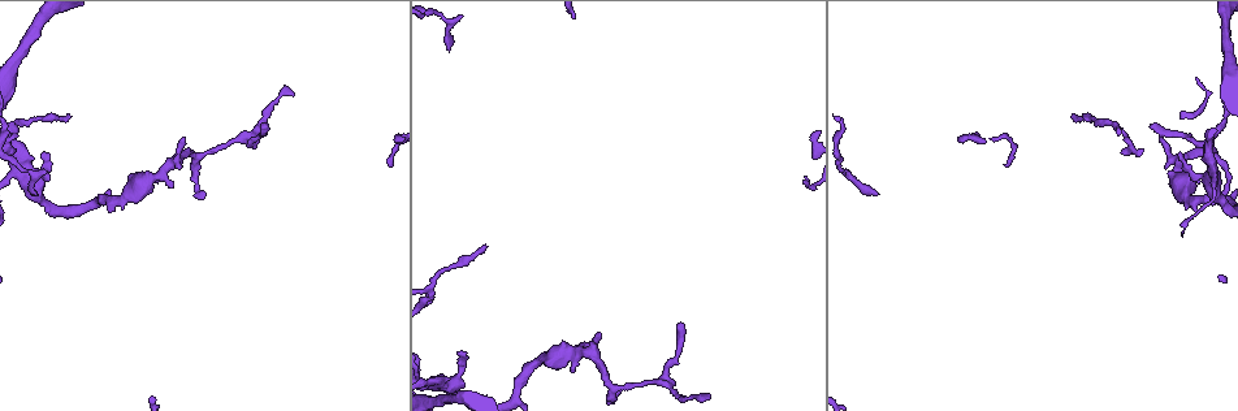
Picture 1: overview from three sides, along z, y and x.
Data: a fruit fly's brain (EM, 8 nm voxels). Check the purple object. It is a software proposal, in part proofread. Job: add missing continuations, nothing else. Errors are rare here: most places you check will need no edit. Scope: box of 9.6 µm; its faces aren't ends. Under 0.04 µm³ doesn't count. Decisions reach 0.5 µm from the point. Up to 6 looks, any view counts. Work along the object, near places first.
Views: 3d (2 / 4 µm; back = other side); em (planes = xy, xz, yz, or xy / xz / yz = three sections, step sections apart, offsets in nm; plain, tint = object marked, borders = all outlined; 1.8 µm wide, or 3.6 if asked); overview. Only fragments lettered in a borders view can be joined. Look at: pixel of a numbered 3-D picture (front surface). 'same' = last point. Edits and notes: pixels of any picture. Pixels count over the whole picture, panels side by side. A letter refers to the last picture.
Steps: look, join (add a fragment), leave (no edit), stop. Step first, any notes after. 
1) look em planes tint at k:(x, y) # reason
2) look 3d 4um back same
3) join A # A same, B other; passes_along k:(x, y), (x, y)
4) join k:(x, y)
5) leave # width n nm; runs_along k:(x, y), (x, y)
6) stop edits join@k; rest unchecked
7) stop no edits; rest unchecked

look 3d 2um at 1:(460, 352) # thin end

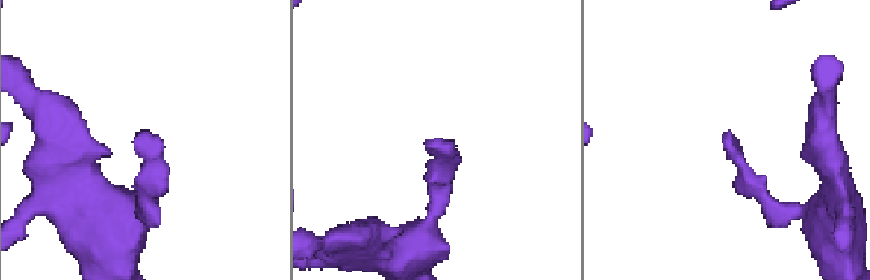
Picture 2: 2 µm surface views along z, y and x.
look em xy step 4 borders at 2:(426, 144) # shape alone is not enough

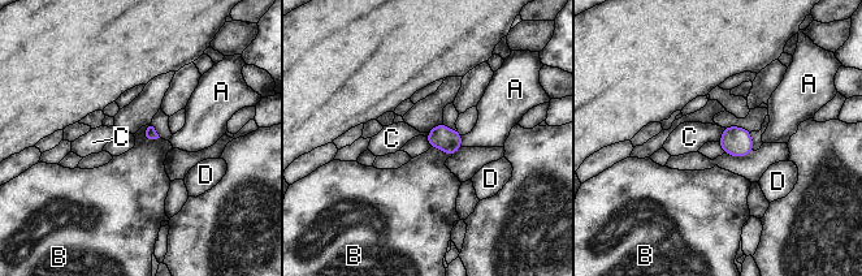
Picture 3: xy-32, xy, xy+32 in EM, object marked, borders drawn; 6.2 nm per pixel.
leave # A other, B other, C other, D other; border 3:(724, 128), (718, 141); none of them fits

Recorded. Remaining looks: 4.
look 3d 2um at 1:(203, 199)

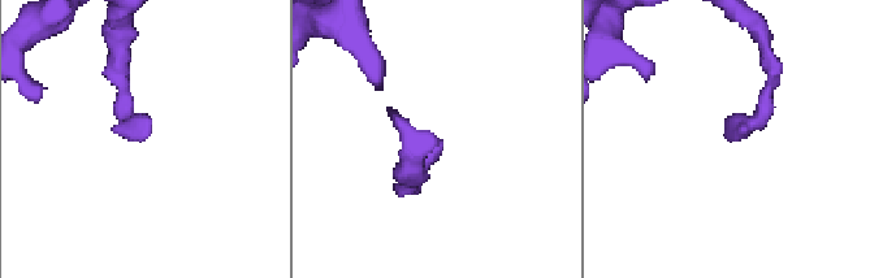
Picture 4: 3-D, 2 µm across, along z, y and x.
look em planes borders at 4:(144, 139)

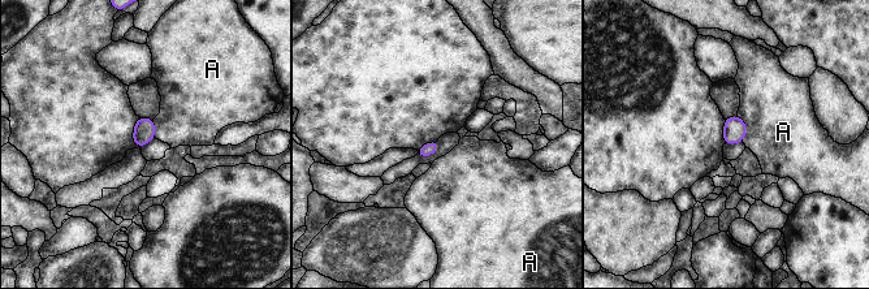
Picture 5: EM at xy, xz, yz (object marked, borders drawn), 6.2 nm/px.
leave # A other; none of them fits

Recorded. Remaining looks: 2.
look 3d 2um at 1:(598, 334) # an open end

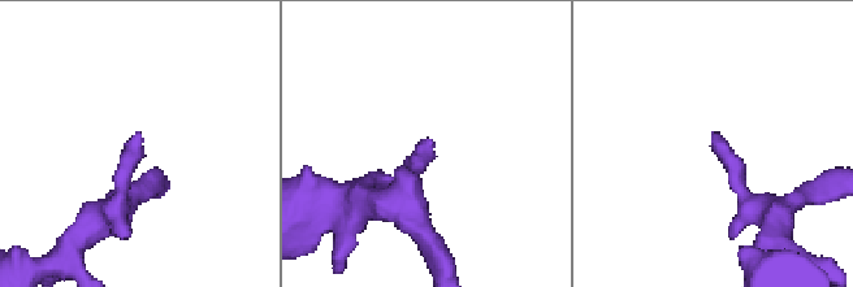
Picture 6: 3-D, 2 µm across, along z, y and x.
look em 3.6um planes borders at 6:(430, 140) # need the tissue

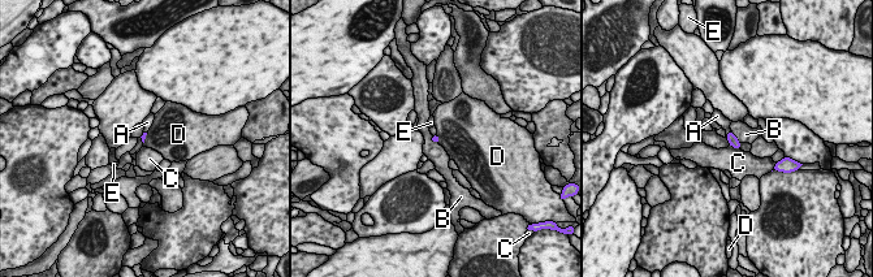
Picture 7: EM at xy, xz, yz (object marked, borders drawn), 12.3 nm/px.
join 7:(717, 116) # longest_contact C 140 nm; A same, B other, C other, D other, E other; passes_along 7:(731, 138), (727, 133), (717, 116); it goes on there

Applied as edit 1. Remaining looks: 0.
stop edits join@7; rest unchecked

